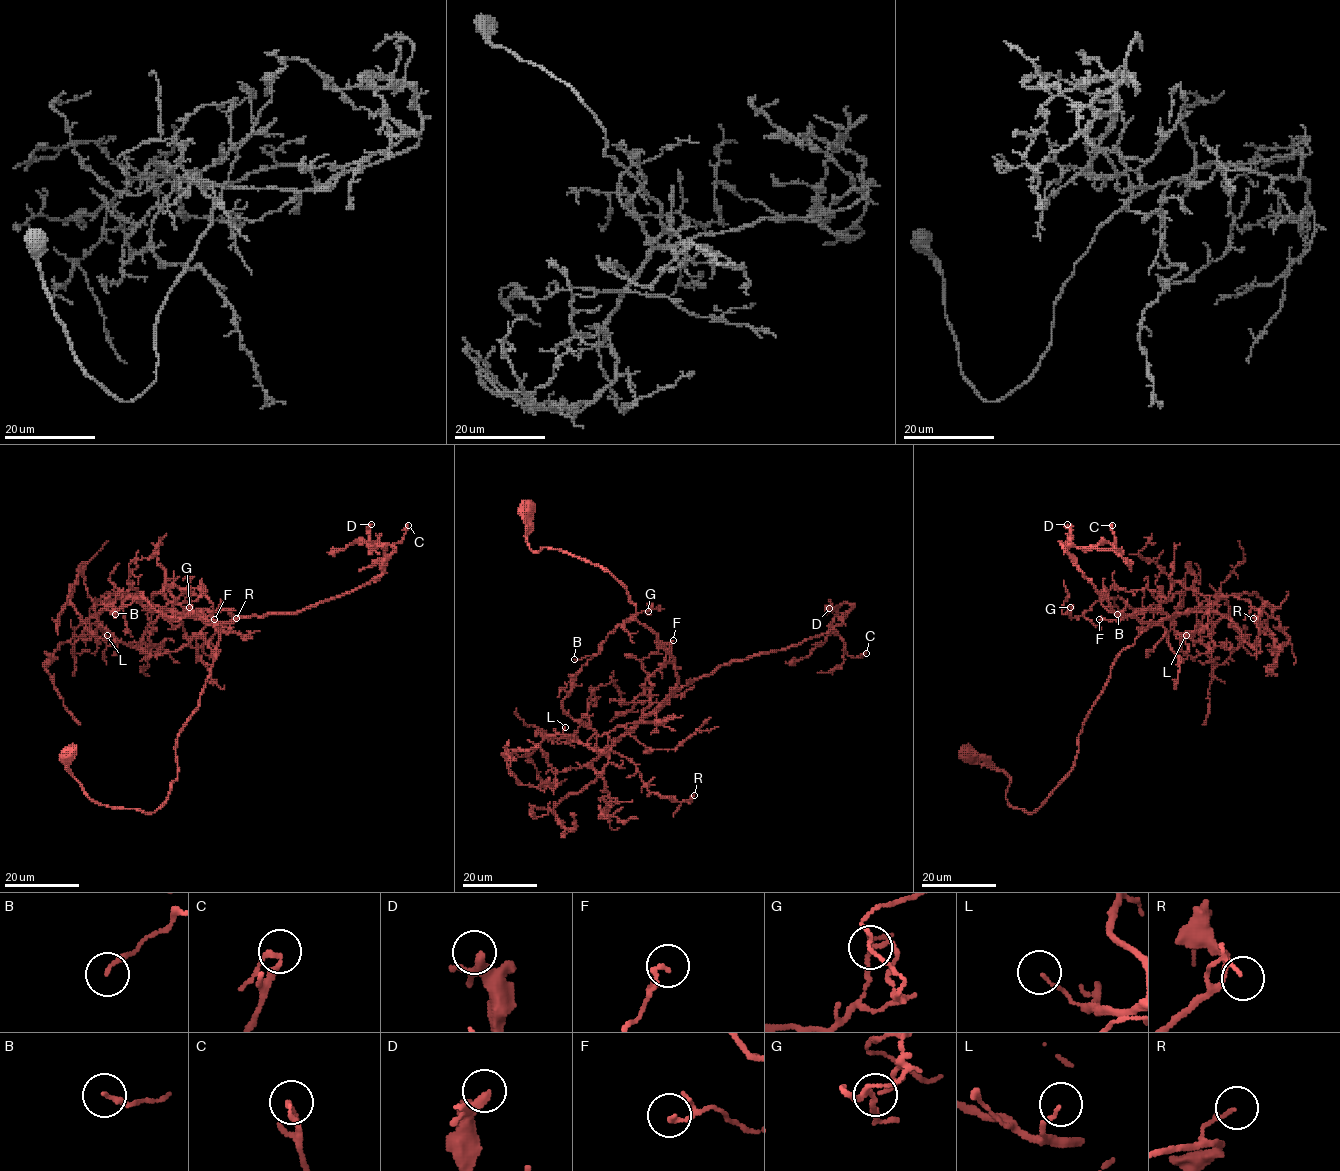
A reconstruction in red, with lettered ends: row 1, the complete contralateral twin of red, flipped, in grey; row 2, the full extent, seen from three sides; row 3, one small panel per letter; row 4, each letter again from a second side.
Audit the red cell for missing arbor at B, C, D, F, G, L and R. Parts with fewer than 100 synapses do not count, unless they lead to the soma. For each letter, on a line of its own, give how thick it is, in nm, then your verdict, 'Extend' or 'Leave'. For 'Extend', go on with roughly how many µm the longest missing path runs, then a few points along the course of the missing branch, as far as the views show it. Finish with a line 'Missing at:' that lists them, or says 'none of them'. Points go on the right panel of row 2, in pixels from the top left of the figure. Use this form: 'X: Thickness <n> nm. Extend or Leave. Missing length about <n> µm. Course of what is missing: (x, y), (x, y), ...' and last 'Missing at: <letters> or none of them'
B: Thickness 150 nm. Leave
C: Thickness 220 nm. Leave
D: Thickness 200 nm. Extend. Missing length about 60 µm. Course of what is missing: (1067, 524), (1055, 530), (1052, 567), (1039, 588), (1038, 603), (1019, 617), (1006, 604), (1000, 609)
F: Thickness 130 nm. Leave
G: Thickness 120 nm. Leave
L: Thickness 100 nm. Leave
R: Thickness 70 nm. Leave
Missing at: D

